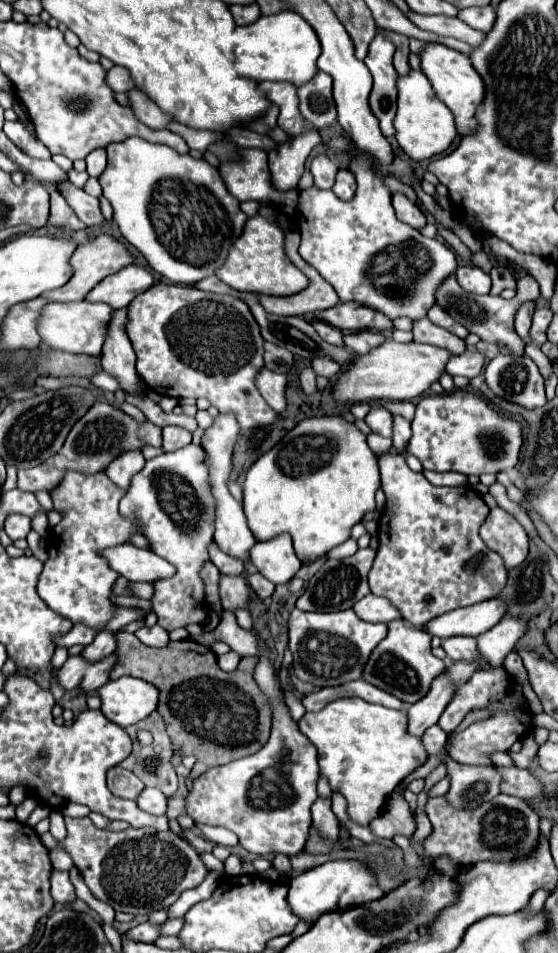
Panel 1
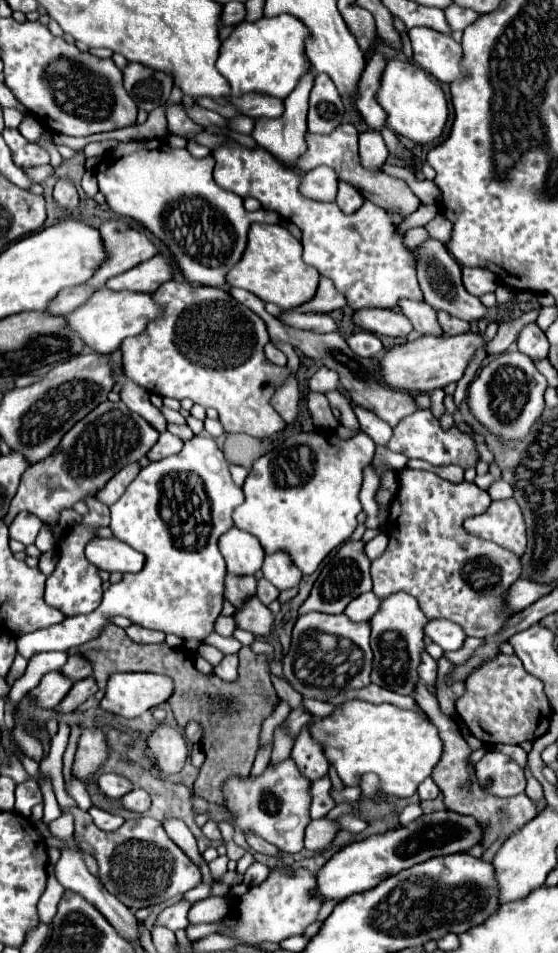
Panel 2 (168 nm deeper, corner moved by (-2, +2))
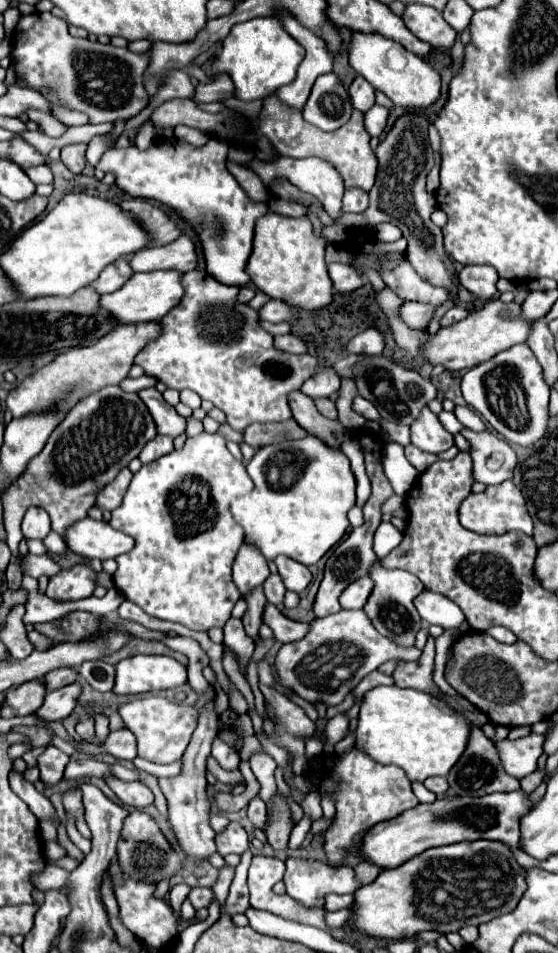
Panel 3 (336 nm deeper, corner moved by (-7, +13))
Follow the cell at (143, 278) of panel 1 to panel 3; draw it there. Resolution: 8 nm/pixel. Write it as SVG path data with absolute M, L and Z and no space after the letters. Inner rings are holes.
M188 235L178 237L176 241L162 247L146 247L138 251L130 265L134 271L156 271L156 269L180 269L182 273L196 269L196 245Z

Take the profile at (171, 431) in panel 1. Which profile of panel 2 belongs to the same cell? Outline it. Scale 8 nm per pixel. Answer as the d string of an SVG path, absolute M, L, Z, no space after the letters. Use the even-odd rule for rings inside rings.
M165 430L165 432L159 436L157 444L149 450L147 456L149 456L151 462L155 462L155 460L167 458L167 456L171 456L171 454L179 454L181 448L183 448L183 440L181 440L179 436L175 436L175 434L171 434L171 432Z

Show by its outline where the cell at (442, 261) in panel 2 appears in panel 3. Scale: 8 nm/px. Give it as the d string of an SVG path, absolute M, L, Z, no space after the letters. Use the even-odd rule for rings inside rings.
M414 111L398 117L394 127L374 149L374 155L378 159L378 173L376 173L376 183L370 191L370 207L360 215L344 213L340 223L346 227L362 227L362 229L372 229L374 225L384 221L398 225L398 229L404 233L408 241L406 257L414 265L414 269L420 275L428 277L428 281L432 281L434 285L444 285L446 289L452 289L452 293L458 293L458 287L452 279L454 263L450 261L450 257L444 255L442 249L444 247L442 231L430 221L430 213L438 205L434 195L426 191L426 175L434 167L434 151L430 147L428 119L424 117L424 113Z

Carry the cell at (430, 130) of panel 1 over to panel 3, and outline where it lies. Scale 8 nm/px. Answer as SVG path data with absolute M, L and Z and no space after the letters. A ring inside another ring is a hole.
M356 33L348 45L348 61L352 69L370 81L372 87L380 89L394 105L404 107L406 111L416 111L432 105L440 97L440 75L438 71L422 57L406 51L394 39L382 37L378 33Z

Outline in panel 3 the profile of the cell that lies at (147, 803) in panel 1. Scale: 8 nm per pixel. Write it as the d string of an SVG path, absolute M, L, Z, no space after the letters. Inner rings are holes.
M110 775L104 777L104 781L108 783L108 787L118 795L118 799L124 805L132 805L136 809L144 809L144 807L154 803L154 795L144 783L126 783L126 781L120 781L114 775L112 777Z

